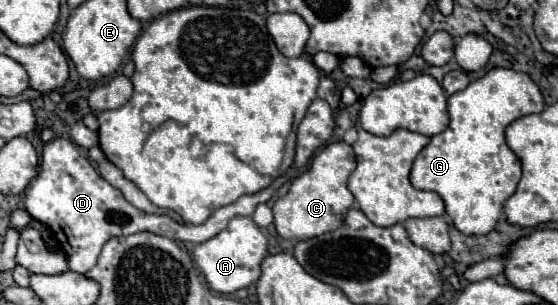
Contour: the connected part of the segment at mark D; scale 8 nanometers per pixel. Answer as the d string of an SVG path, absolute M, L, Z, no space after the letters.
M53 139L43 149L43 161L41 161L39 175L31 181L29 189L25 191L25 209L33 219L37 219L45 225L49 225L49 223L61 225L61 229L69 241L69 245L63 247L67 253L67 259L69 259L69 269L73 269L77 273L87 273L97 263L101 247L109 237L131 235L137 231L153 231L153 233L165 235L173 241L203 243L203 241L215 237L221 229L225 229L229 219L233 219L235 215L253 215L255 207L259 203L267 203L285 181L287 181L287 175L281 175L267 189L253 193L253 195L243 195L235 203L219 207L217 211L211 213L211 217L205 223L187 225L187 223L177 223L169 215L151 215L151 213L145 213L145 211L133 207L119 189L115 189L111 183L107 183L91 167L89 159L85 159L79 153L79 149L73 141Z

